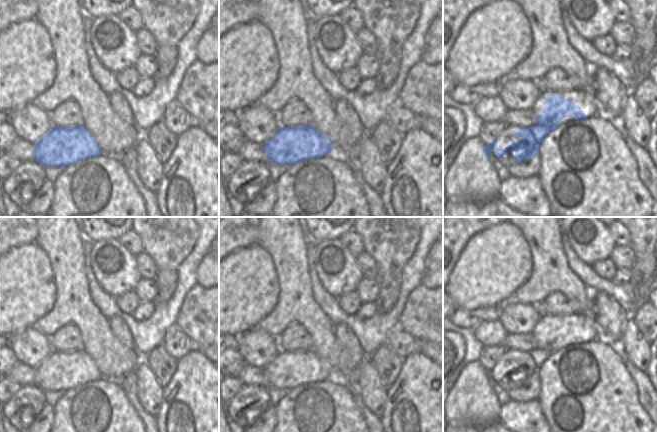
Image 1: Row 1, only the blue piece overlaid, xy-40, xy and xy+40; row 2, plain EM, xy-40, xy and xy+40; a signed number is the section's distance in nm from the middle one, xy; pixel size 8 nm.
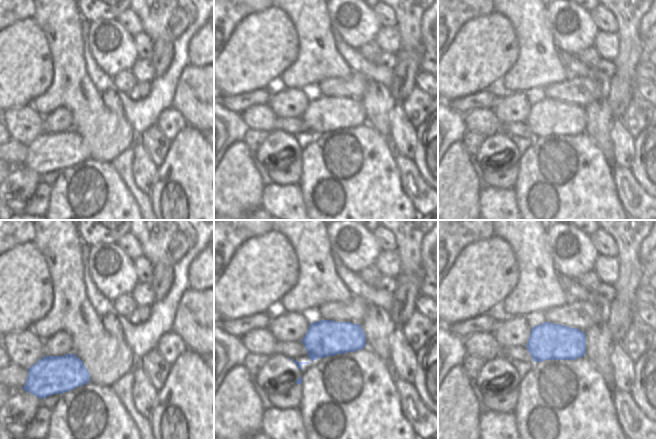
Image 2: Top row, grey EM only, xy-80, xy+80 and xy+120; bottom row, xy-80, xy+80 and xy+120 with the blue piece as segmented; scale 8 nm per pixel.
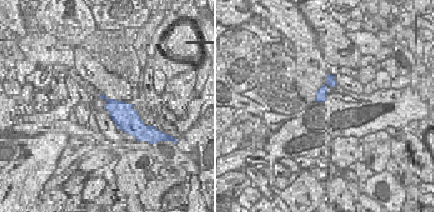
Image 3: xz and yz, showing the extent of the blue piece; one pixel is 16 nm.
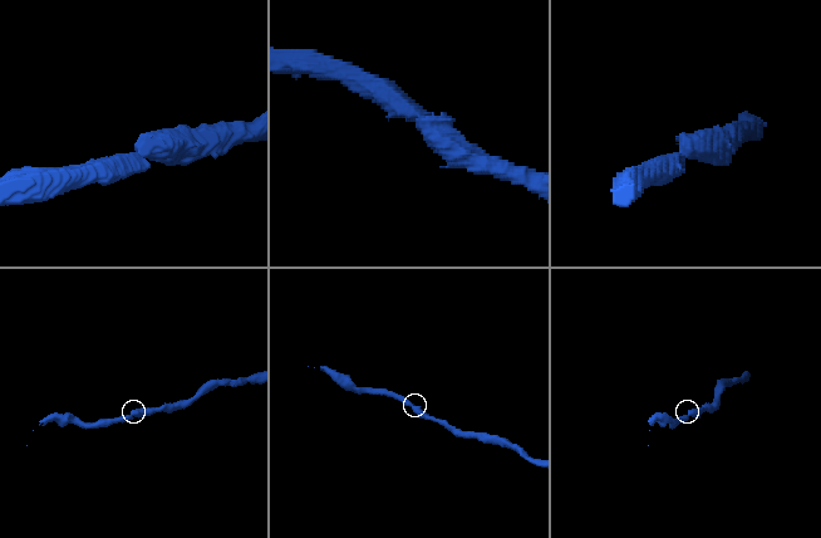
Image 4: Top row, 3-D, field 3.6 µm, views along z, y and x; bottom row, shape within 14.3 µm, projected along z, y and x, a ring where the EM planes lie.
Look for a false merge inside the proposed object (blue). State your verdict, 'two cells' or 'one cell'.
one cell

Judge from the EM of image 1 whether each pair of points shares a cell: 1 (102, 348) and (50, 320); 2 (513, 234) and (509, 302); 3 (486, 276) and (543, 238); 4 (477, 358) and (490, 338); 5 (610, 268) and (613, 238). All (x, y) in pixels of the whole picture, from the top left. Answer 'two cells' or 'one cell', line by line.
1: one cell
2: one cell
3: two cells
4: one cell
5: one cell

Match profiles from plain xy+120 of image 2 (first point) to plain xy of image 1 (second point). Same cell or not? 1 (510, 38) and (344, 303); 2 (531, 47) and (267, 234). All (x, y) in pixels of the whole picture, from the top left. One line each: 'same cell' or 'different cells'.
1: different cells
2: same cell

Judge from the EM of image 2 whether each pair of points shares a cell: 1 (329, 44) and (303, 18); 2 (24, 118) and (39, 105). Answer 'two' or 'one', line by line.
1: two
2: two

